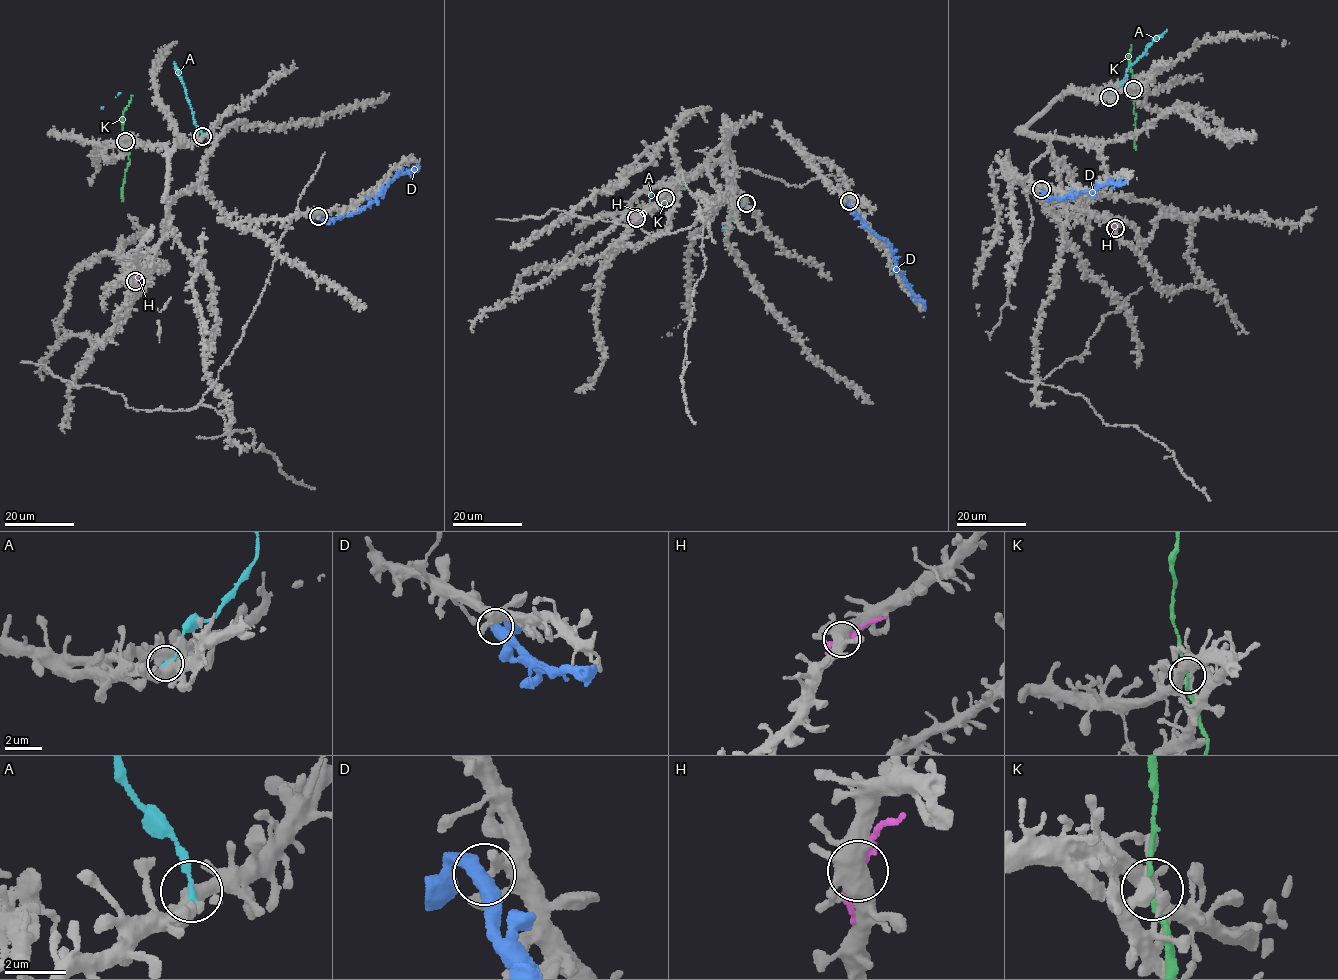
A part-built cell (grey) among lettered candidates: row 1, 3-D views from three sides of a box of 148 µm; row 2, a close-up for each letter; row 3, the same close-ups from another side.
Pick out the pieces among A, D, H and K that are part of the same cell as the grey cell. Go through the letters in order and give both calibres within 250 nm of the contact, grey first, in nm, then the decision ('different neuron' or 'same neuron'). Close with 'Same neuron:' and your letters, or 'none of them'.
A: calibres 400 and 190 nm; different neuron
D: calibres 400 and 480 nm; different neuron
H: calibres 480 and 360 nm; different neuron
K: calibres 420 and 150 nm; different neuron
Same neuron: none of them

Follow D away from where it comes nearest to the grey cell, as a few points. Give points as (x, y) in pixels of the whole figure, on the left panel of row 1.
D: (318, 216), (331, 219), (359, 212), (394, 178), (415, 170), (417, 164)

